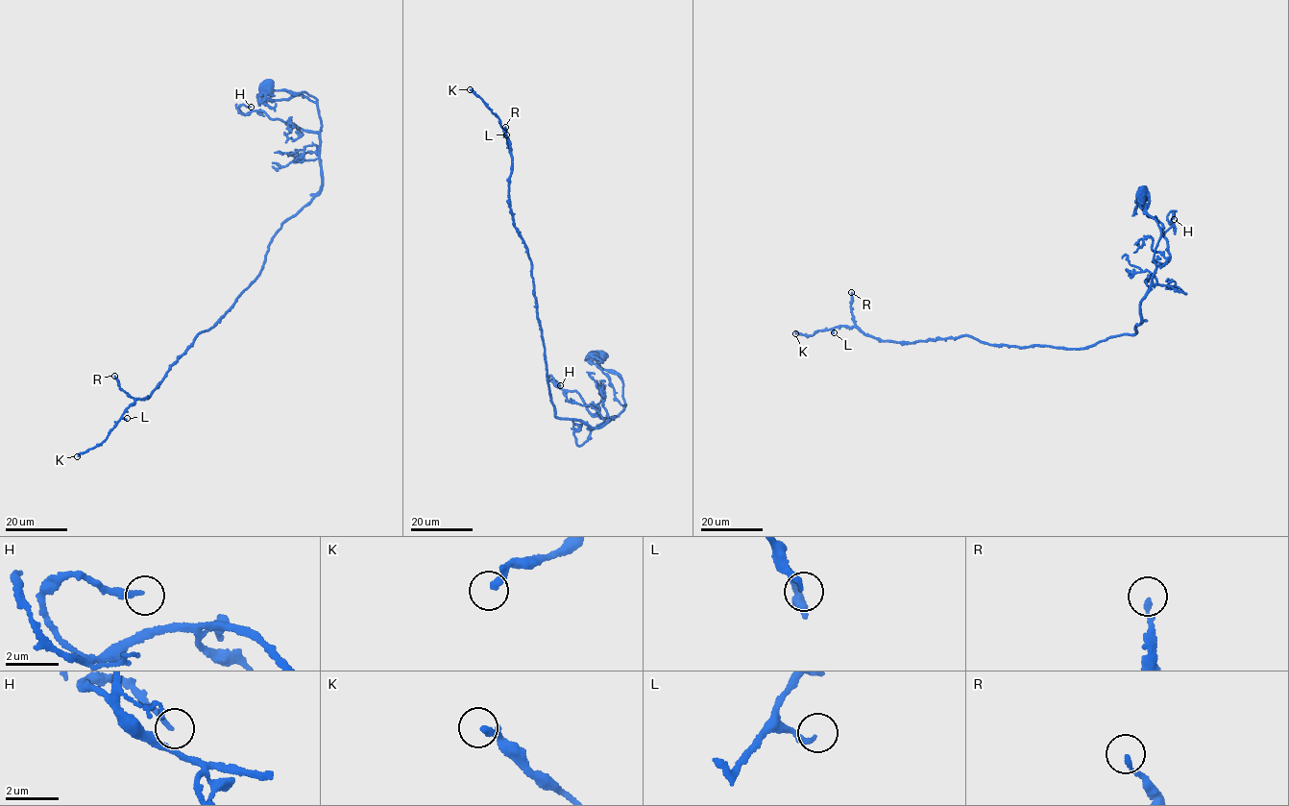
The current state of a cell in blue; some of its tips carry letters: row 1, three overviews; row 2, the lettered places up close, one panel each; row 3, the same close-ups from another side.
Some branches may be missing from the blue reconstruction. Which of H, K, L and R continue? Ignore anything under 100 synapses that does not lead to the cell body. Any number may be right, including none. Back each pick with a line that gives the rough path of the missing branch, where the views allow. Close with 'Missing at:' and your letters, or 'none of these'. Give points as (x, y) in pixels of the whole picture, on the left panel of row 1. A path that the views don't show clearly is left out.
R: missing branch runs (114, 376), (80, 301), (102, 255), (86, 161), (94, 138), (66, 140), (77, 137), (59, 121)
Missing at: K, R

